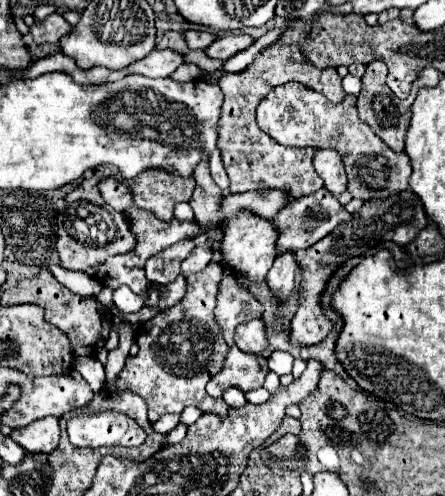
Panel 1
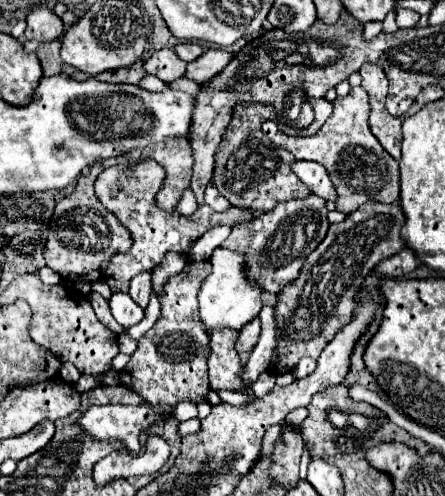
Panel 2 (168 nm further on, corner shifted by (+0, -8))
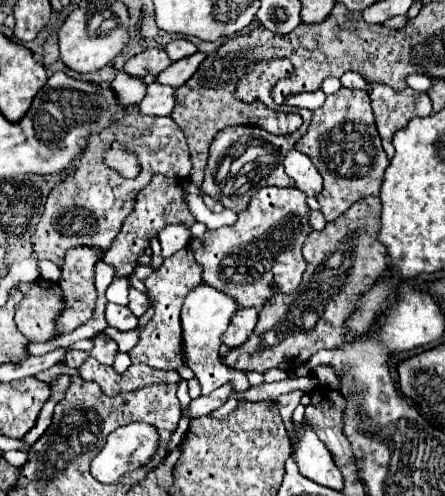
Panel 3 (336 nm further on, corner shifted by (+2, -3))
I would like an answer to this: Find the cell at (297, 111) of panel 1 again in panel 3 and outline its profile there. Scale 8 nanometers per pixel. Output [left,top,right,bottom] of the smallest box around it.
[294,87,390,221]

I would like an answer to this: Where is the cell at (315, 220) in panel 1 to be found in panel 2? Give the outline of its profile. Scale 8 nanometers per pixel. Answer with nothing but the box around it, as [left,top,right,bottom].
[222,196,330,292]

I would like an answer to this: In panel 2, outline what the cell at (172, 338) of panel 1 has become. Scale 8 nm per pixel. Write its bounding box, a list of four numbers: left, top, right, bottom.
[78,260,212,452]

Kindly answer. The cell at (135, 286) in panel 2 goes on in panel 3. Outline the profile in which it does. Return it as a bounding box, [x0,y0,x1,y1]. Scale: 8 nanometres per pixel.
[128,287,148,319]

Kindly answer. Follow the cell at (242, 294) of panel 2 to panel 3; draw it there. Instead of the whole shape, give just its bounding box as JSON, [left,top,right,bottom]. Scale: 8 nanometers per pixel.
[180,285,250,395]

